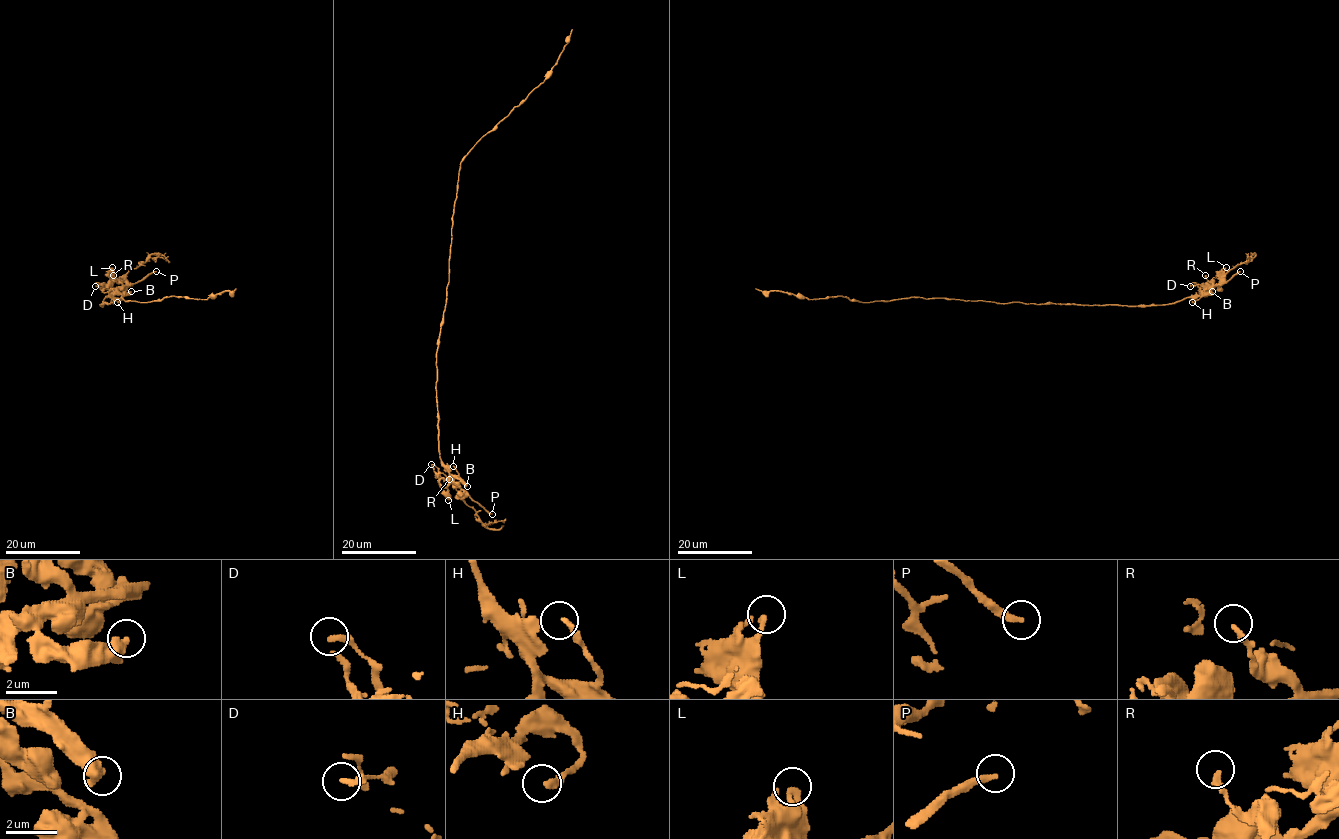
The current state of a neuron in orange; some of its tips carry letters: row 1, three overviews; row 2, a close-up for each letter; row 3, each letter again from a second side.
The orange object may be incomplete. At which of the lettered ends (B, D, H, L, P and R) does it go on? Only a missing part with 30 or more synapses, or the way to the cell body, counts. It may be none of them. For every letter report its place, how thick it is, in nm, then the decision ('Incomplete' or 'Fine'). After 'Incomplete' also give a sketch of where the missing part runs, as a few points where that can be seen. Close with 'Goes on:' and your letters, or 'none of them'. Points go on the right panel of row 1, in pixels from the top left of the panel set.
B: Place: (1212, 291). Thickness 550 nm. Fine
D: Place: (1190, 286). Thickness 260 nm. Fine
H: Place: (1192, 302). Thickness 200 nm. Fine
L: Place: (1226, 267). Thickness 240 nm. Fine
P: Place: (1240, 271). Thickness 280 nm. Incomplete. Course of what is missing: (1240, 271), (1250, 261), (1258, 227), (1253, 210), (1248, 212), (1261, 223), (1271, 225), (1276, 210), (1298, 197)
R: Place: (1205, 275). Thickness 200 nm. Fine
Goes on: P

